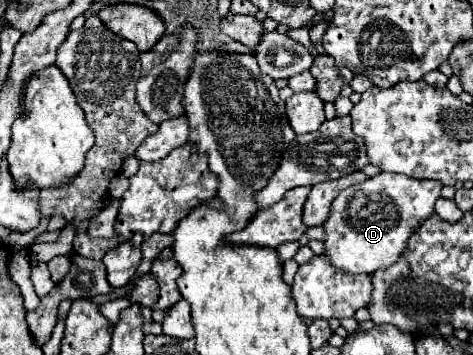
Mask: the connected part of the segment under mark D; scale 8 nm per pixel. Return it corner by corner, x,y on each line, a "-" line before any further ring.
378,173
366,181
346,187
332,201
328,219
324,221
324,255
344,273
372,273
390,267
404,251
412,231
434,213
434,203
442,191
442,183
434,179
412,179
400,173

